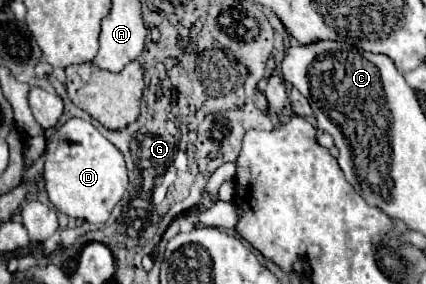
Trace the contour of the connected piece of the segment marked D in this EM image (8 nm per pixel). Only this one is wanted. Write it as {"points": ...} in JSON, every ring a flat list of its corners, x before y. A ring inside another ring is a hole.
{"points":[[81,118,67,120,47,142,43,180,49,200,59,212,69,218,83,218,91,224,105,224,129,186,125,158,119,148,111,144,91,122]]}

